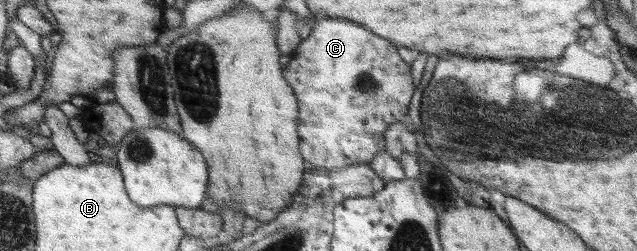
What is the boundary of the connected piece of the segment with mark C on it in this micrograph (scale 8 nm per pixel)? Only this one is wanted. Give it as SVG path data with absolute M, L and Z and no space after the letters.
M323 18L317 22L309 36L298 44L284 75L299 101L297 129L300 132L301 156L305 156L312 168L327 171L355 163L371 164L371 159L385 149L387 128L407 114L407 104L415 90L411 70L399 58L395 44L373 34L363 24L345 18Z

